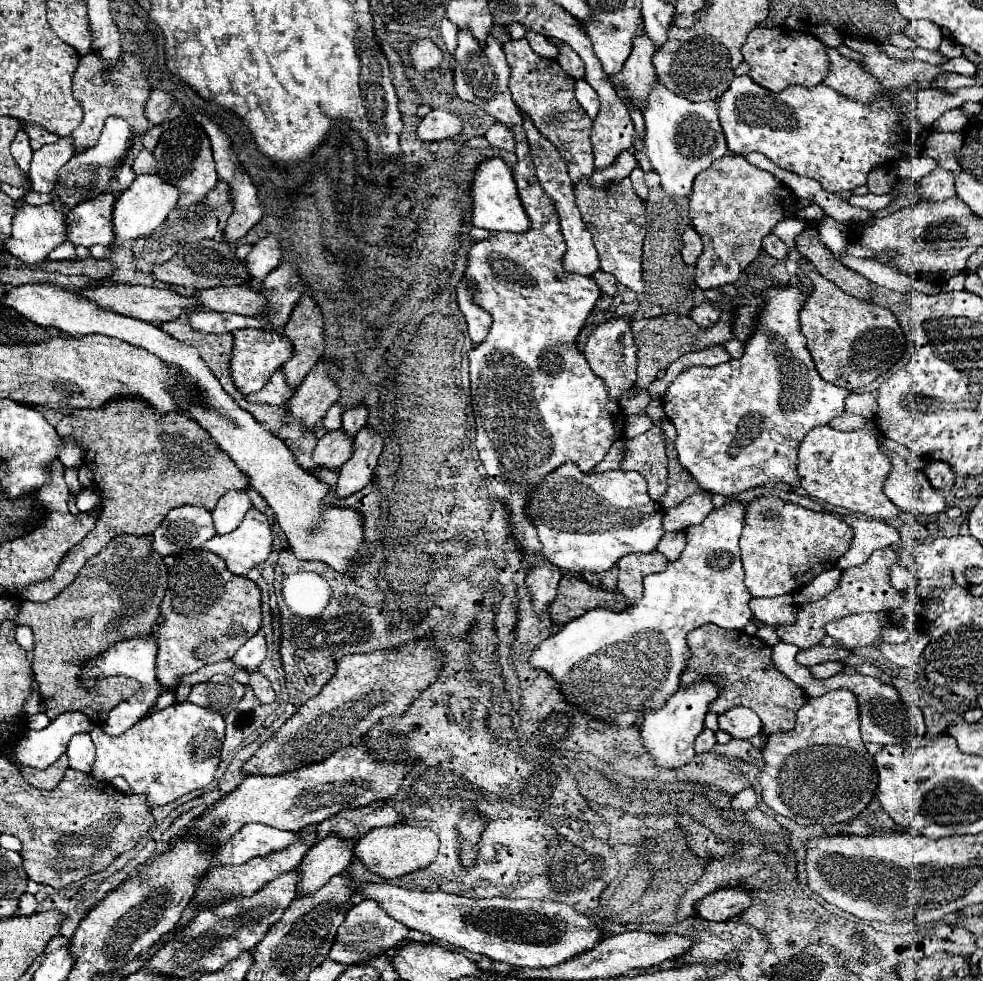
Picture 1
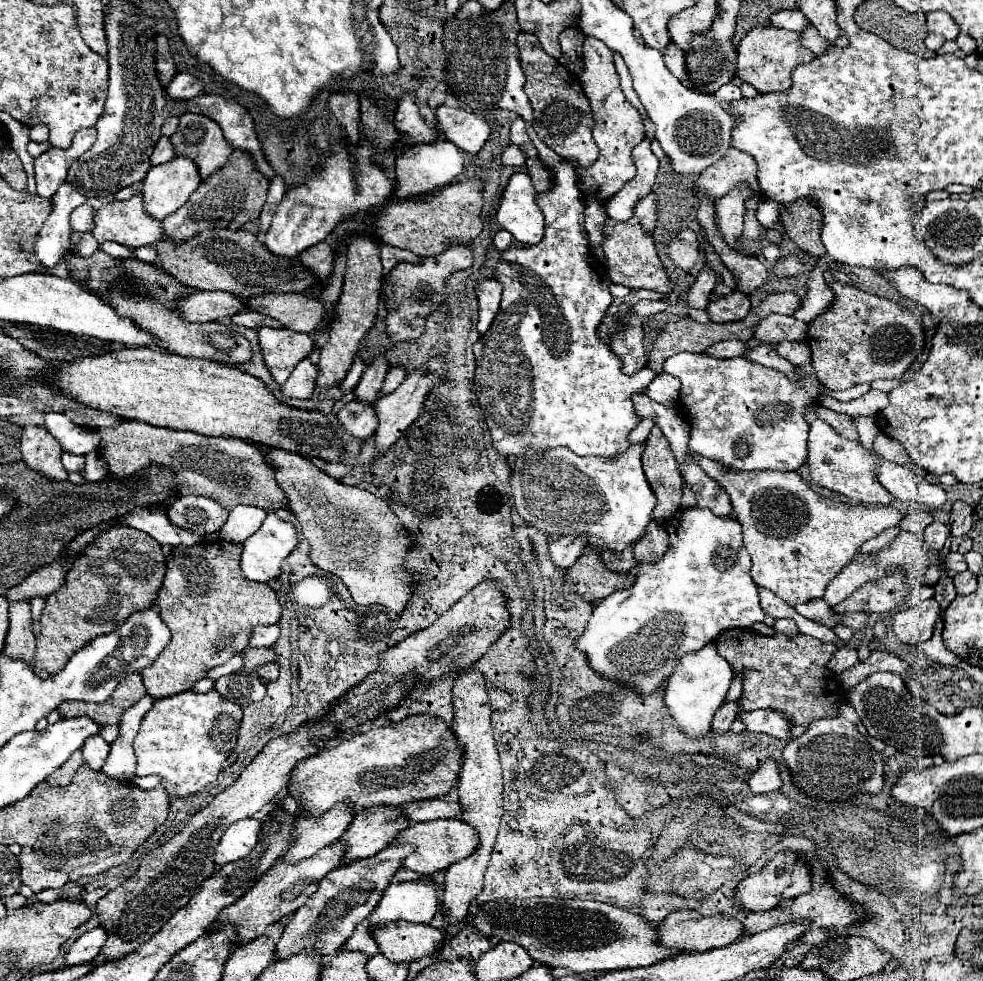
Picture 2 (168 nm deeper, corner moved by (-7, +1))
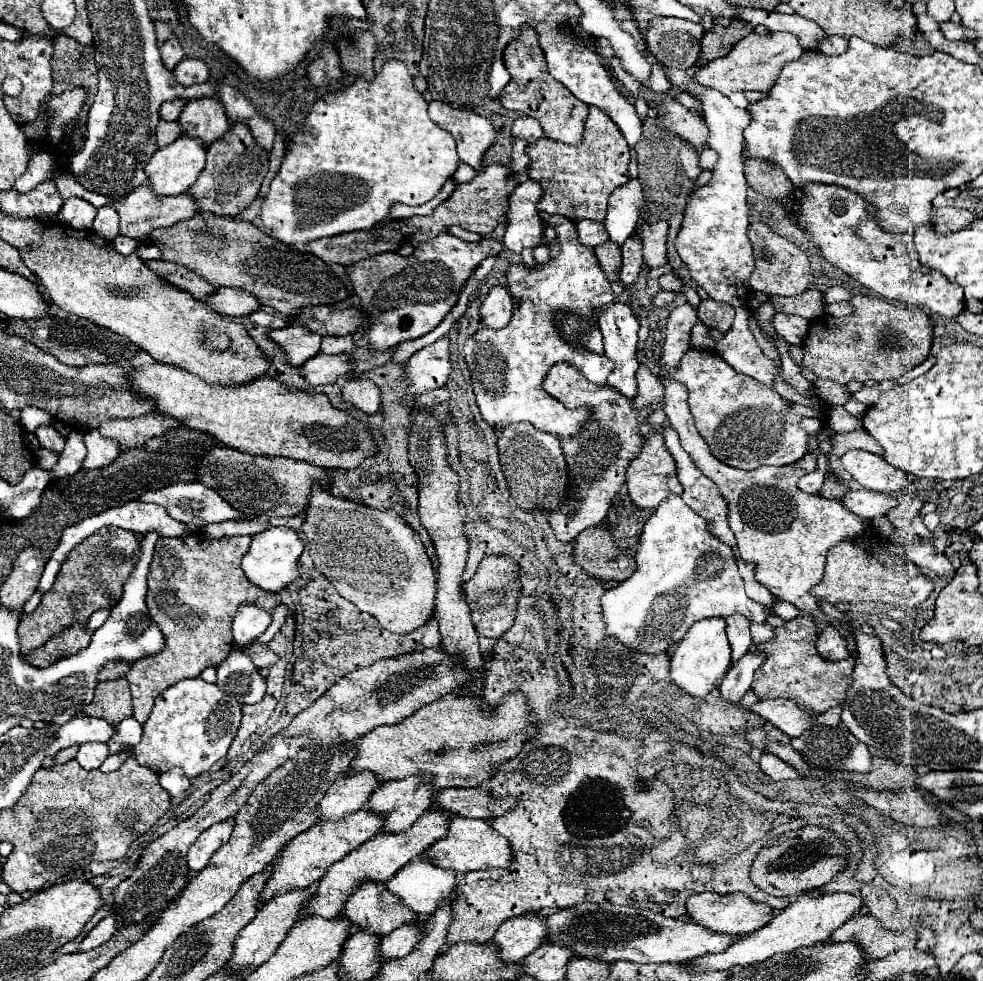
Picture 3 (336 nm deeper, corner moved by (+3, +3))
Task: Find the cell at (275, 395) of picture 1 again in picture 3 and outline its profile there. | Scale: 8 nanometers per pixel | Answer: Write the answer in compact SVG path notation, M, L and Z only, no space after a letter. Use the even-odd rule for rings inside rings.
M318 353L316 357L308 359L308 363L304 363L300 369L306 381L310 381L312 385L324 385L324 383L336 383L340 375L350 373L354 369L354 361L346 353L338 355Z

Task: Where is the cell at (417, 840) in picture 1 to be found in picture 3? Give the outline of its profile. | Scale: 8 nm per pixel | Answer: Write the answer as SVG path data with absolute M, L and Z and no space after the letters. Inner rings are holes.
M456 815L456 819L452 819L452 831L448 831L448 835L440 839L440 843L434 843L434 847L430 847L424 853L424 857L442 869L454 869L458 873L484 871L484 869L494 869L494 867L506 869L510 867L508 863L512 861L512 845L504 835L494 831L490 823Z

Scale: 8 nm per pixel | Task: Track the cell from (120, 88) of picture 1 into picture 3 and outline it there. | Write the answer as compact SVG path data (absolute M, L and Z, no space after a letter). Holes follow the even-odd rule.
M156 21L156 35L158 35L158 47L162 53L162 61L168 69L174 69L184 59L184 49L172 29L166 23Z

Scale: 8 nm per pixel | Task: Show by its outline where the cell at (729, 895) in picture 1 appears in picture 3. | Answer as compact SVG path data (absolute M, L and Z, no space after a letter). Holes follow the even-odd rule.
M806 825L796 831L788 831L770 839L754 859L750 877L752 881L776 897L792 897L804 891L812 891L830 883L848 865L846 845L834 831L820 825Z

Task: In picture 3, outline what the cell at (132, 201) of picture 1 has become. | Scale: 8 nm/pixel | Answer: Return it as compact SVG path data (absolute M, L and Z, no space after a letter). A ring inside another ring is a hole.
M182 135L152 155L146 165L146 173L156 195L180 195L196 183L204 163L206 145L202 139Z

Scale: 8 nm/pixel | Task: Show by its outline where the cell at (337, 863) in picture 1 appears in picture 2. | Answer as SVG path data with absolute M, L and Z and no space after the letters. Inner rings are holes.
M382 805L378 809L366 809L366 813L354 813L350 827L340 837L340 841L346 845L342 865L372 857L380 849L388 847L396 833L408 825L410 821L402 817L402 807L386 809Z

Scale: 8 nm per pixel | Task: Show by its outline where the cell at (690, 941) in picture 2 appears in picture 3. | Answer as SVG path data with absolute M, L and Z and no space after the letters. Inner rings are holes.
M706 891L706 893L692 895L686 901L686 907L688 907L688 915L694 923L704 923L704 927L712 927L712 931L724 931L724 933L732 933L732 935L746 935L746 933L758 931L760 927L768 925L774 917L774 909L770 905L752 901L744 893L720 895L720 893Z

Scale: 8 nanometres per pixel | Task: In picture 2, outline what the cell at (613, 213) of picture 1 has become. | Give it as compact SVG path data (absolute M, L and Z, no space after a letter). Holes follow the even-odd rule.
M632 215L628 221L606 219L602 249L604 249L604 267L612 283L620 283L630 289L650 289L658 293L672 291L672 283L654 249L652 235L642 229L636 215Z

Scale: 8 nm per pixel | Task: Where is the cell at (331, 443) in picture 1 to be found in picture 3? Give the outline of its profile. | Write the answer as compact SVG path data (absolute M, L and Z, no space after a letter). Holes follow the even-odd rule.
M348 379L342 387L342 397L366 413L376 413L380 409L380 389L368 379Z

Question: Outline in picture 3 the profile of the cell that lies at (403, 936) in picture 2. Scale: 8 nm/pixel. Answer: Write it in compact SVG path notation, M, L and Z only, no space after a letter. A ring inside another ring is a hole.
M364 881L348 897L344 915L364 931L388 935L404 923L412 923L418 915L404 907L396 895L386 889L386 883Z

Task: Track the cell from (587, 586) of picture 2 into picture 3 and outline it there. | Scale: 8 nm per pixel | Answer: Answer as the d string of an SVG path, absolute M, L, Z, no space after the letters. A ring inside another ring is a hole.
M596 525L588 527L576 537L574 561L586 569L590 575L596 575L604 581L624 581L636 571L634 549L622 551L614 541L610 527Z

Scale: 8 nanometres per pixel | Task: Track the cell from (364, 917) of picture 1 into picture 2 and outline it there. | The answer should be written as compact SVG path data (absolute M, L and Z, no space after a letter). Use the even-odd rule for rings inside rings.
M404 881L404 883L394 883L386 889L374 911L370 913L370 927L368 931L372 933L374 929L382 929L388 923L396 921L410 921L416 925L426 925L432 921L432 917L438 913L438 899L436 899L436 881Z

